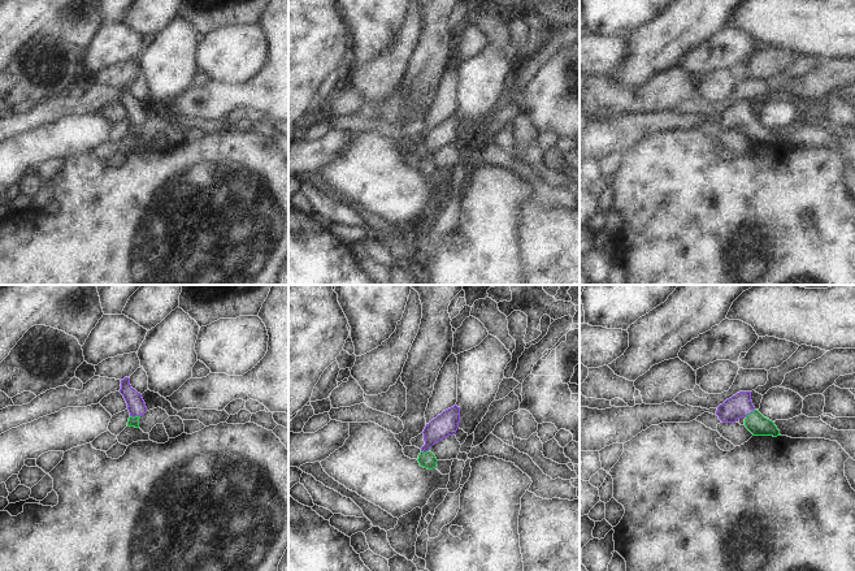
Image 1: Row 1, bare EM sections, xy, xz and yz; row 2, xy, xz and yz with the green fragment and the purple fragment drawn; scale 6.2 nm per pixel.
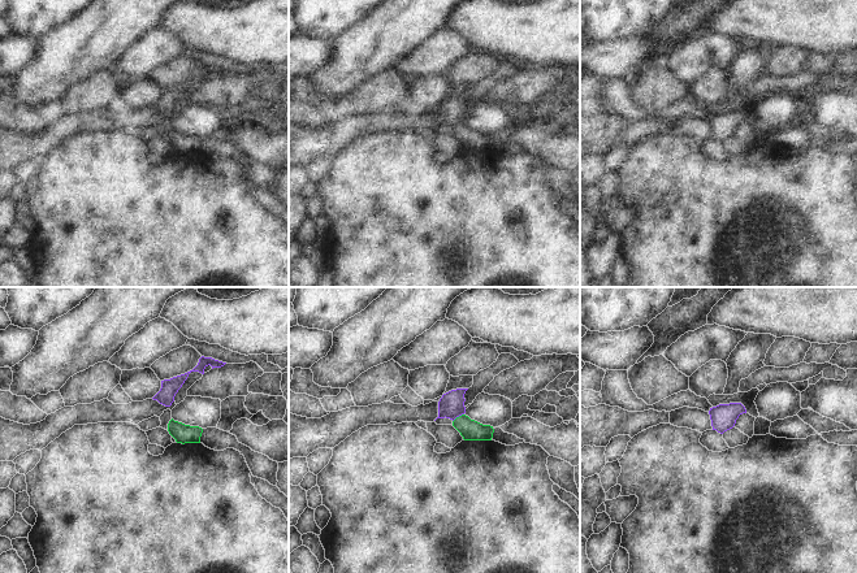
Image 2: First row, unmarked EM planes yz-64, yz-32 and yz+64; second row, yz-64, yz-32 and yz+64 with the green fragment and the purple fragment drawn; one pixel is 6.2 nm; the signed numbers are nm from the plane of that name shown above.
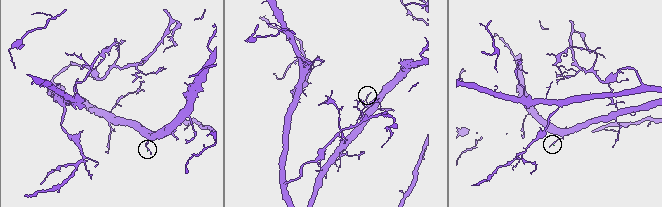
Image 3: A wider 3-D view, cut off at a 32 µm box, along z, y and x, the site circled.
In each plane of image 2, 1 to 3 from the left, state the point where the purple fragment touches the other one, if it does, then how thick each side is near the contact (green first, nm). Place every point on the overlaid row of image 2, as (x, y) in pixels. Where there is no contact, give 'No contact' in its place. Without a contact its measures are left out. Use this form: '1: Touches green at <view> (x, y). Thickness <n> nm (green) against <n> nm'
1: No contact
2: Touches green at yz-32 (459, 416). Thickness 130 nm (green) against 160 nm
3: No contact.

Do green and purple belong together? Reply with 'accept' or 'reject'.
accept

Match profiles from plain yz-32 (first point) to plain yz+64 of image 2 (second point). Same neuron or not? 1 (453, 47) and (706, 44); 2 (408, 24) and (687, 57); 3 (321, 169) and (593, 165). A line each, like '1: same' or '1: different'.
1: same
2: different
3: different

